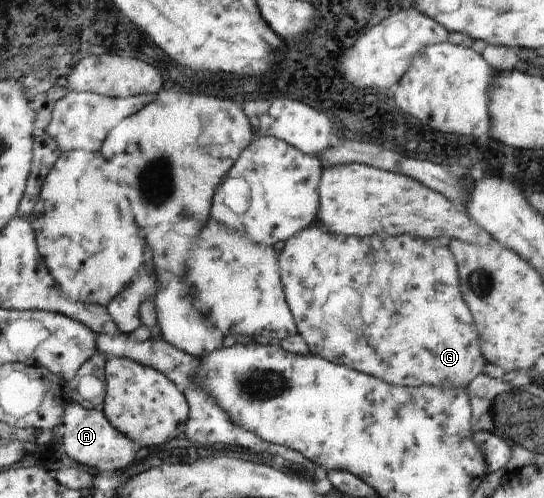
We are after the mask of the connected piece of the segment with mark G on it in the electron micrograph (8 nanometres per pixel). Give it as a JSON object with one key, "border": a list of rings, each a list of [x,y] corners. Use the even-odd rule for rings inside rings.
{"border":[[[308,227],[289,237],[286,245],[278,257],[278,267],[280,267],[280,277],[286,303],[291,314],[296,319],[298,333],[304,338],[310,353],[315,356],[325,358],[326,361],[342,364],[346,367],[358,370],[359,372],[370,373],[372,377],[378,377],[386,383],[394,385],[432,386],[444,389],[460,389],[470,385],[482,371],[484,371],[484,357],[480,353],[481,341],[476,329],[474,319],[462,299],[459,288],[458,269],[454,256],[446,240],[422,239],[409,235],[393,236],[388,233],[375,233],[366,237],[345,236],[344,234],[333,234],[332,232],[322,232],[318,227]]]}

